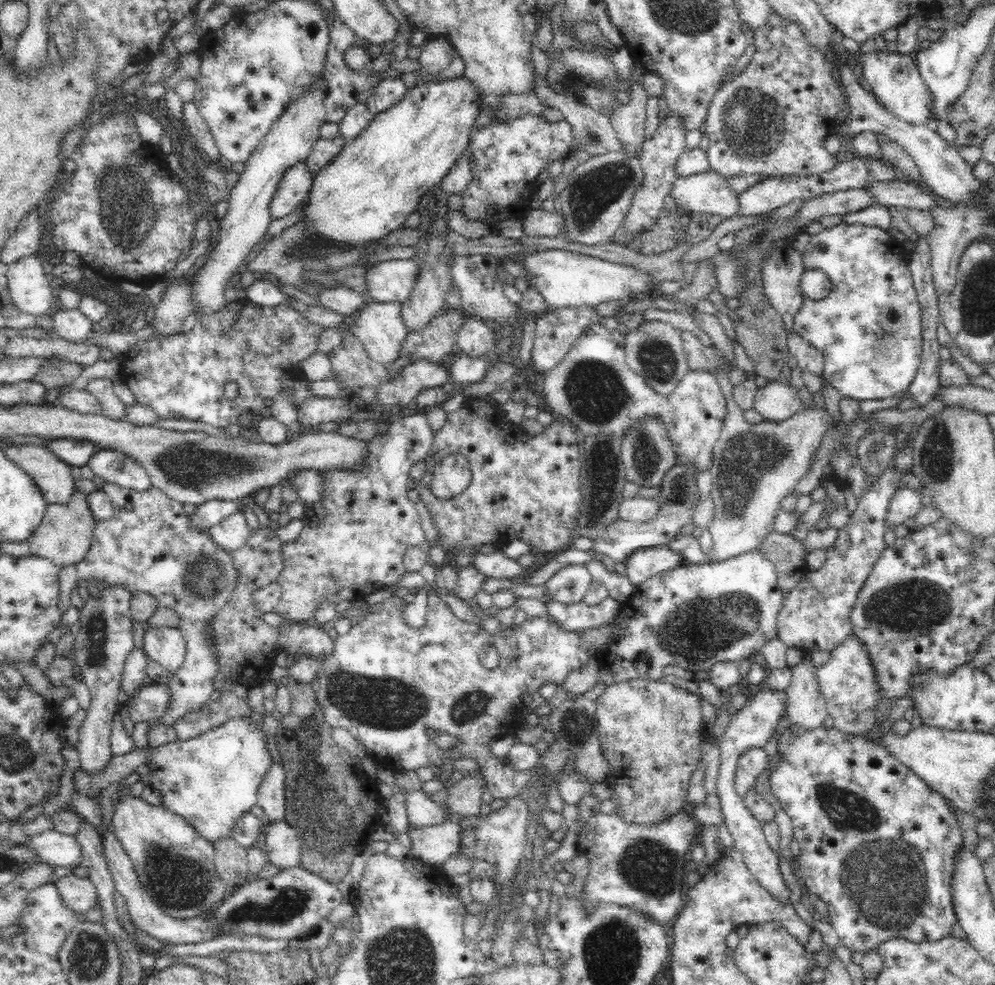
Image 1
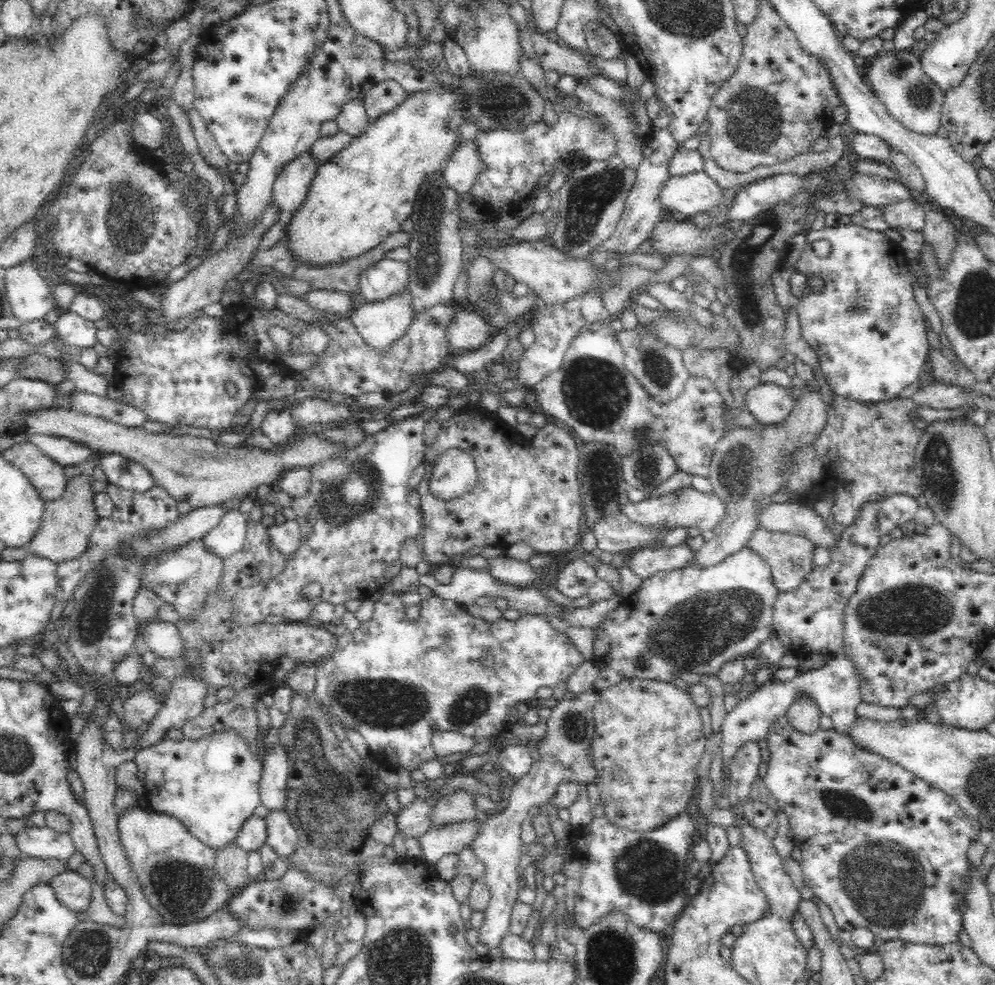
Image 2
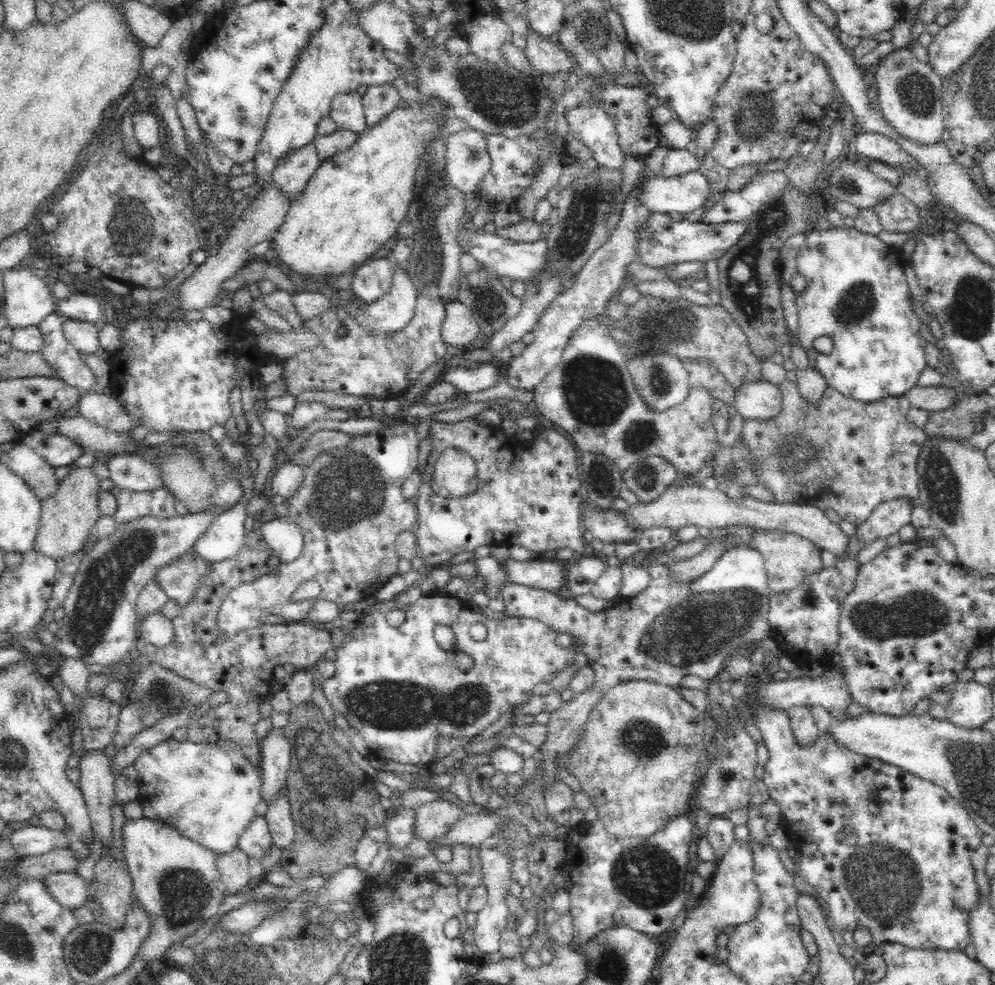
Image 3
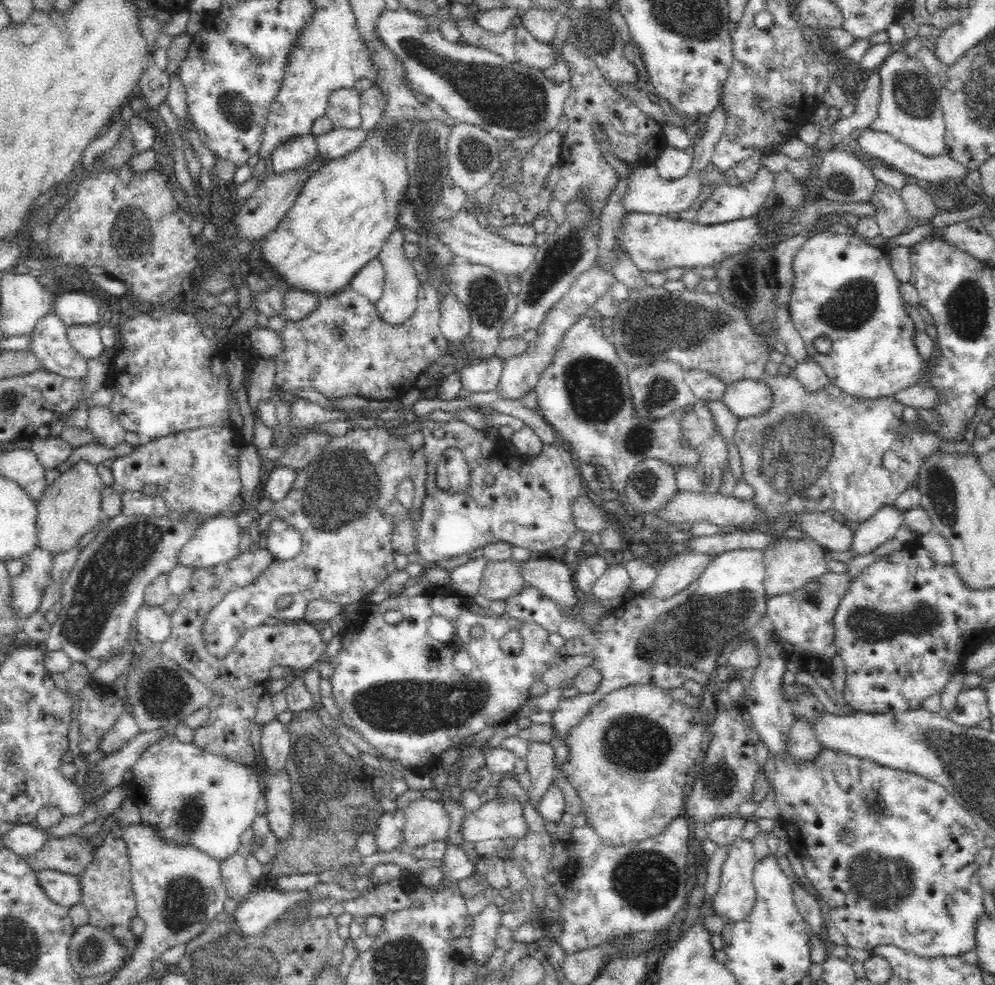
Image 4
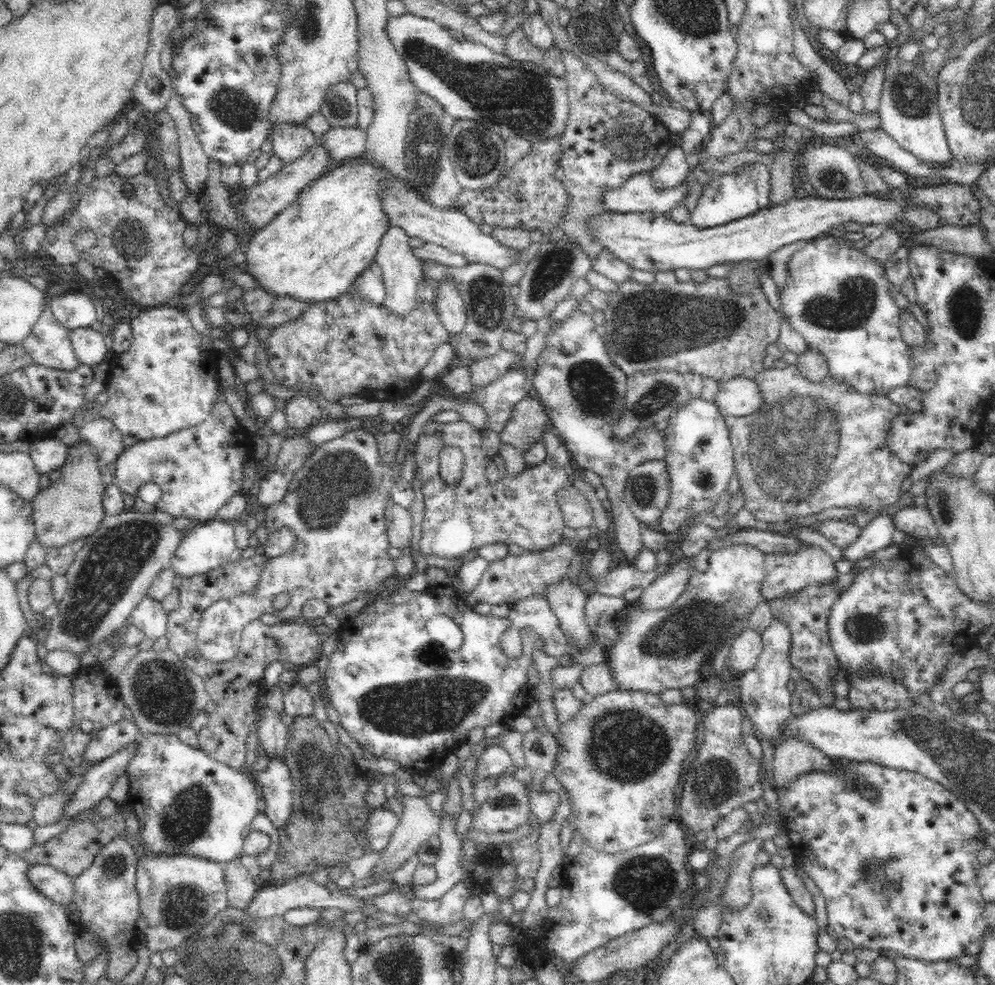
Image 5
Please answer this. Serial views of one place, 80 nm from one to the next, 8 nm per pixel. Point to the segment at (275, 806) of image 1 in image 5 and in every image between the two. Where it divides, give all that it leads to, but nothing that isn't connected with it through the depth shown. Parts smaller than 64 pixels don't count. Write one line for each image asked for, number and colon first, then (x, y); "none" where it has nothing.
2: (272, 787)
3: (276, 757)
4: (275, 742)
5: (273, 735)

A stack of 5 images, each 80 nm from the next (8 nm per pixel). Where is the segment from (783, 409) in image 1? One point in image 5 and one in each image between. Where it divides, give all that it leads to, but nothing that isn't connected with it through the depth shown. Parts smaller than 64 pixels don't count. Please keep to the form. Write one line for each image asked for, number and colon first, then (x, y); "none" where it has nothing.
2: (770, 404)
3: (761, 400)
4: (746, 398)
5: (741, 396)

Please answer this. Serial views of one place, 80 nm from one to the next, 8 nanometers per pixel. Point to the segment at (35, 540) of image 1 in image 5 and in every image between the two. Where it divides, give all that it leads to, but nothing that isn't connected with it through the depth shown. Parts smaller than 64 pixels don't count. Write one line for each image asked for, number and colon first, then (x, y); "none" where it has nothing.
2: (67, 523)
3: (67, 518)
4: (71, 506)
5: (72, 508)

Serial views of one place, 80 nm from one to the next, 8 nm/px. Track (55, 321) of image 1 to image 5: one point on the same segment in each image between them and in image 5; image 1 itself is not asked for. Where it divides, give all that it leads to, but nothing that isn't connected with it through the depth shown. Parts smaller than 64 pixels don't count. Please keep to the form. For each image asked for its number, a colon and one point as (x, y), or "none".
2: (74, 330)
3: (80, 334)
4: (84, 338)
5: (89, 345)

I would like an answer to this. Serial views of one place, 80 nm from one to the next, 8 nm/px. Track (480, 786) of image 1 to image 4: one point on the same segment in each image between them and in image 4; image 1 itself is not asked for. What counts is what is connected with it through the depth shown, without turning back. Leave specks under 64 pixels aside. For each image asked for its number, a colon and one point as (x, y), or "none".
2: (458, 806)
3: (433, 820)
4: (427, 820)

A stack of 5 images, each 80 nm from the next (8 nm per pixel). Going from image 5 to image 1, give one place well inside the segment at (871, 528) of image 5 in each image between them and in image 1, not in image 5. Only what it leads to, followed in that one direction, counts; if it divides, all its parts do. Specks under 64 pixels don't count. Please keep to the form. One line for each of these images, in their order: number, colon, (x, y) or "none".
1: (904, 504)
2: (894, 510)
3: (888, 517)
4: (882, 525)

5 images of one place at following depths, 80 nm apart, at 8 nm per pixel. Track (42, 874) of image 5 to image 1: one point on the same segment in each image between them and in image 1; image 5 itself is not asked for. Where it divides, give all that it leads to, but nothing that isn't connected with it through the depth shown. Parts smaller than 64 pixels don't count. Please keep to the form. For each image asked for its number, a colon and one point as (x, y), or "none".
1: (80, 895)
2: (74, 892)
3: (70, 890)
4: (63, 888)

